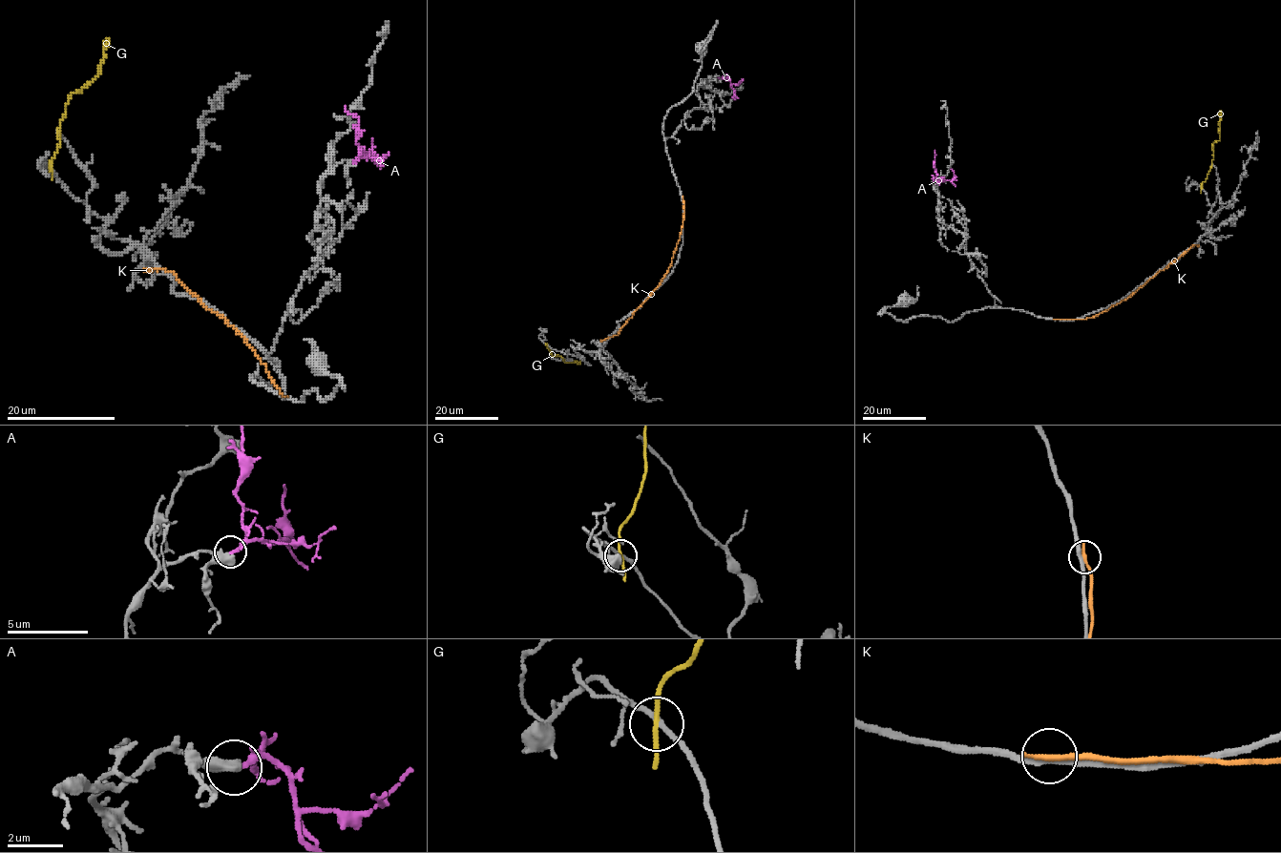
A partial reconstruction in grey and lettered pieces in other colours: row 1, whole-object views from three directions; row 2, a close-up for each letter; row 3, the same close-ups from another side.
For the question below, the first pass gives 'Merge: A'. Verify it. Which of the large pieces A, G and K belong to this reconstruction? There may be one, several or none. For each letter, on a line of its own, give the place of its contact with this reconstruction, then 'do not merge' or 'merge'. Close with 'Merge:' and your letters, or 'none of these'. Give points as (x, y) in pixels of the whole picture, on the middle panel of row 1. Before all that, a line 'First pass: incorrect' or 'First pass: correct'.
First pass: correct
A: meets grey at (723, 78); merge
G: meets grey at (546, 343); do not merge
K: meets grey at (682, 198); do not merge
Merge: A

